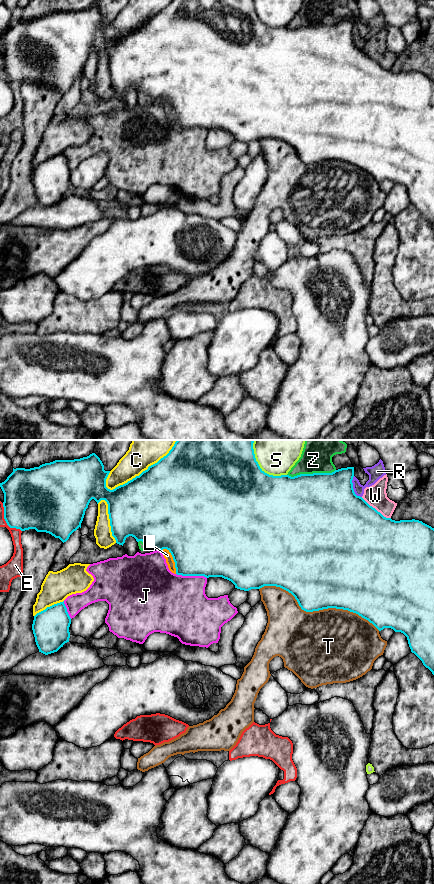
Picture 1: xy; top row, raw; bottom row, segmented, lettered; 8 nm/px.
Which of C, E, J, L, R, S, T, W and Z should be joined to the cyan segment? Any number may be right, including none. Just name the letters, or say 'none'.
none

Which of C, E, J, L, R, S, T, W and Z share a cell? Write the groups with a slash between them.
C / E / J / L R Z / S / T / W

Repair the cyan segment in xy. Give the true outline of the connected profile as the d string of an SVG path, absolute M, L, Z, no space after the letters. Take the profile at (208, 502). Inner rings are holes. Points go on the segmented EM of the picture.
M177 440L166 456L149 466L139 476L113 490L106 487L110 471L104 470L102 461L95 453L80 459L55 460L30 469L13 468L7 479L0 483L4 493L4 519L10 528L46 532L64 543L74 531L81 528L90 501L94 499L98 504L101 500L105 500L108 504L112 536L117 544L123 546L126 538L132 536L137 542L142 541L146 546L156 550L167 549L175 562L177 575L222 577L231 581L235 588L244 591L276 586L291 593L301 609L306 612L336 608L356 613L372 623L379 631L391 628L395 632L403 633L407 637L411 652L434 675L434 528L415 519L395 521L384 517L362 497L355 494L352 483L354 467L341 468L332 473L300 474L294 477L269 475L256 461L253 443L253 440Z

